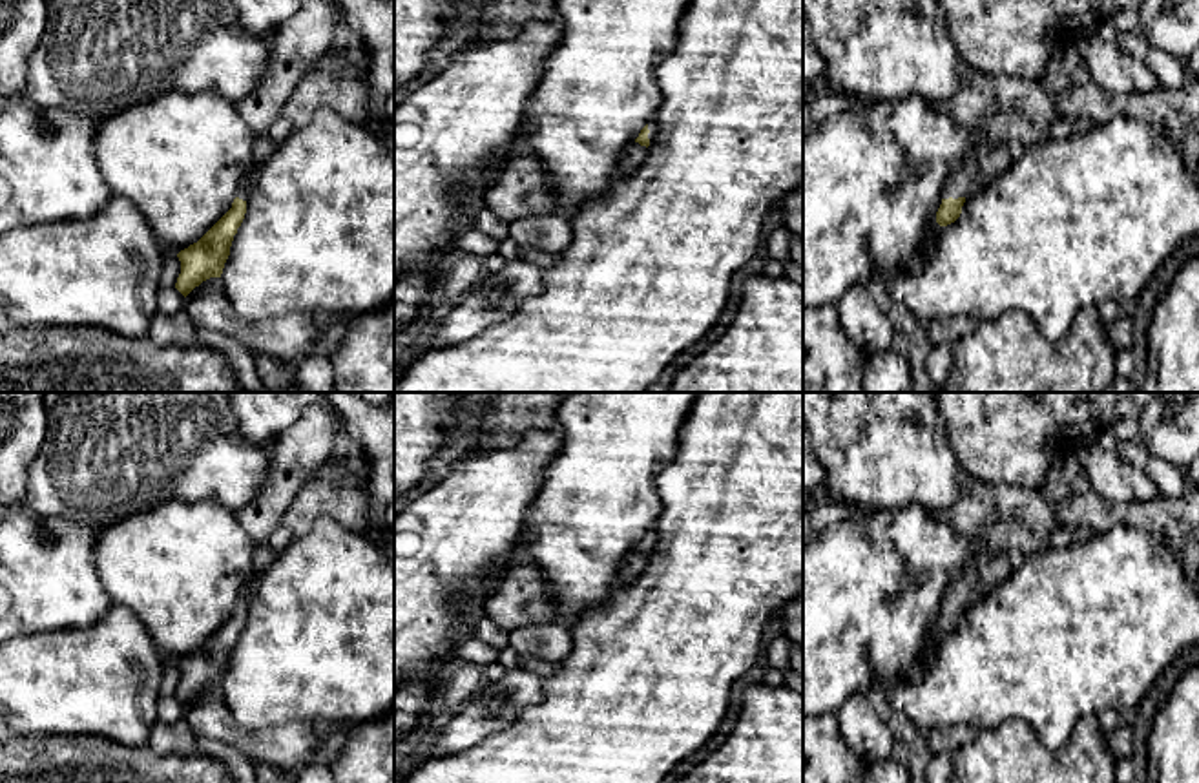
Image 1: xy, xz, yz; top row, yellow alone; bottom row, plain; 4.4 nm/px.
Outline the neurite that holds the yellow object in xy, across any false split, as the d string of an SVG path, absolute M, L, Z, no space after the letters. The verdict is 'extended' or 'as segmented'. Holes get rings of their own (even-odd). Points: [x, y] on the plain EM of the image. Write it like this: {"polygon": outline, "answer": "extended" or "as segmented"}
{"polygon": "M255 582L243 588L232 617L193 653L177 663L181 683L175 697L186 706L210 686L221 686L237 637L246 622L246 604Z", "answer": "extended"}

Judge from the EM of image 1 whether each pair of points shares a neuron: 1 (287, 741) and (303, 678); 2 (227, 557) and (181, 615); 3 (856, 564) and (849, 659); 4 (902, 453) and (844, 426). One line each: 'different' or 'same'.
1: different
2: same
3: same
4: same

